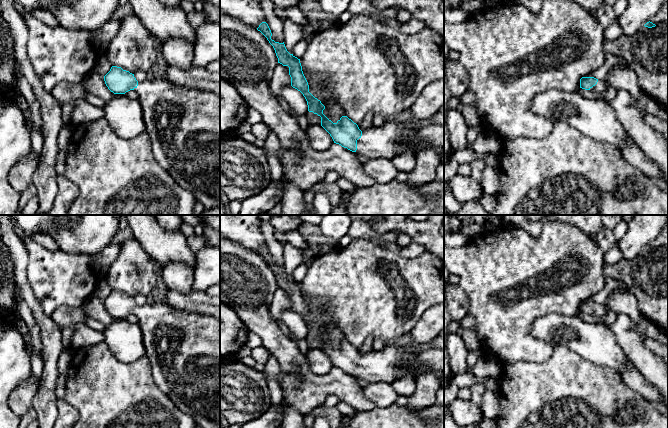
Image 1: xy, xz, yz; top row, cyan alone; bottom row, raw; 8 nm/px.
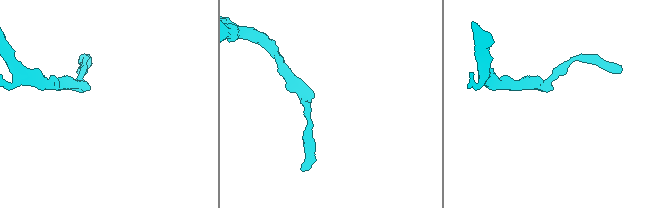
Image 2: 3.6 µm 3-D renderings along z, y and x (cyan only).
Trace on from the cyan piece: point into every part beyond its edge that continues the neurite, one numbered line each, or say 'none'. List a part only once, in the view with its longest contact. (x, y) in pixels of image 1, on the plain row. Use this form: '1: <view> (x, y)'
1: xz (392, 363)

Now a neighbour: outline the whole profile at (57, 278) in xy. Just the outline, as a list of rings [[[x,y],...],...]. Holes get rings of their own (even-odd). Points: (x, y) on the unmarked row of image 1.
[[[24,237],[23,243],[29,254],[27,279],[45,314],[51,316],[60,306],[82,307],[93,295],[100,278],[94,272],[91,255],[50,251],[30,237]]]

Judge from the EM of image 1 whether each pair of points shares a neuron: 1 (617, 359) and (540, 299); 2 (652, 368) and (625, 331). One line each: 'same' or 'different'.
1: different
2: same

